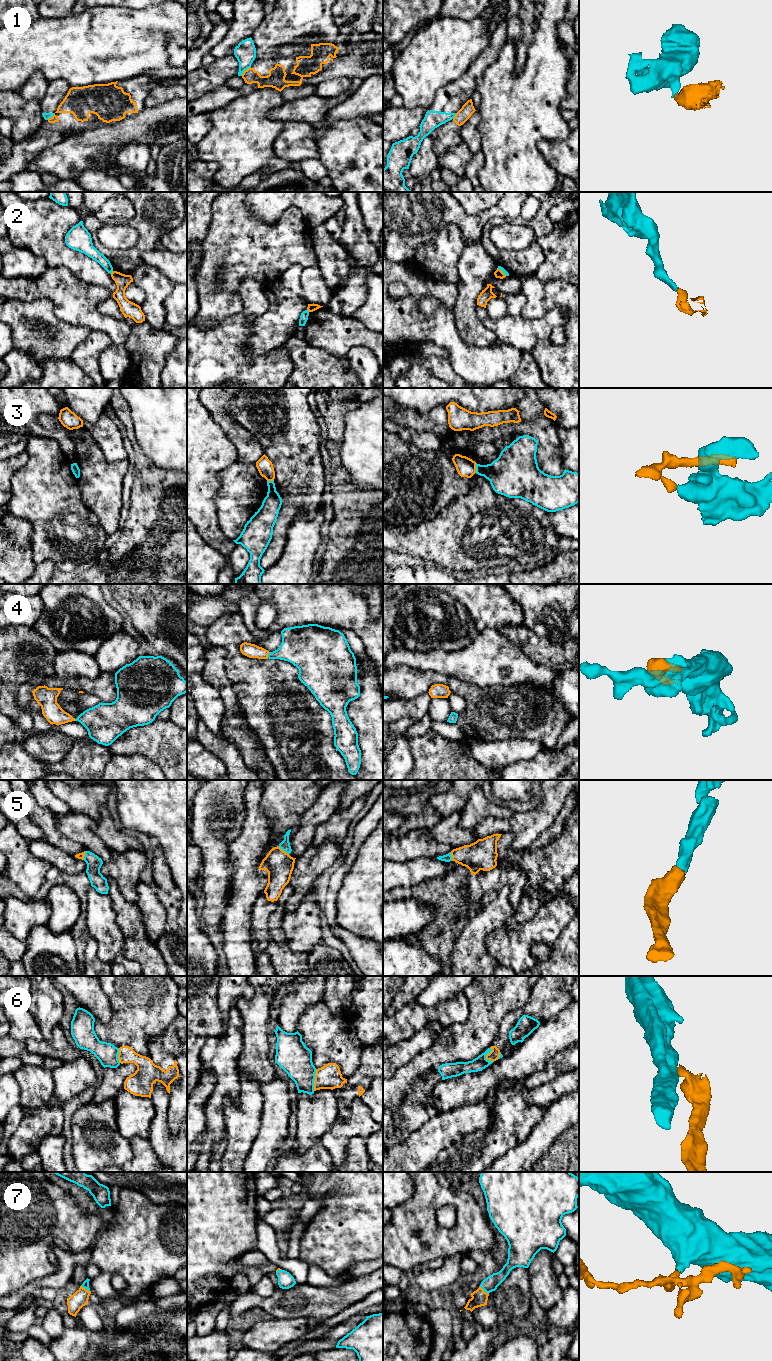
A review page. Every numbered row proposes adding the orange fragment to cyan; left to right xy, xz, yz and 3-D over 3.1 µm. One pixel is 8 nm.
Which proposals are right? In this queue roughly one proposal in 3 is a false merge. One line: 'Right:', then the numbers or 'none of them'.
Right: 4, 5, 7

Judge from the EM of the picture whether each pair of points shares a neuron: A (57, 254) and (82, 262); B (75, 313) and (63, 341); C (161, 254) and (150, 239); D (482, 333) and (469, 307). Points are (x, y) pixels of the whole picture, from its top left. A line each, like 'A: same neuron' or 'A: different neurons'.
A: same neuron
B: different neurons
C: different neurons
D: same neuron

